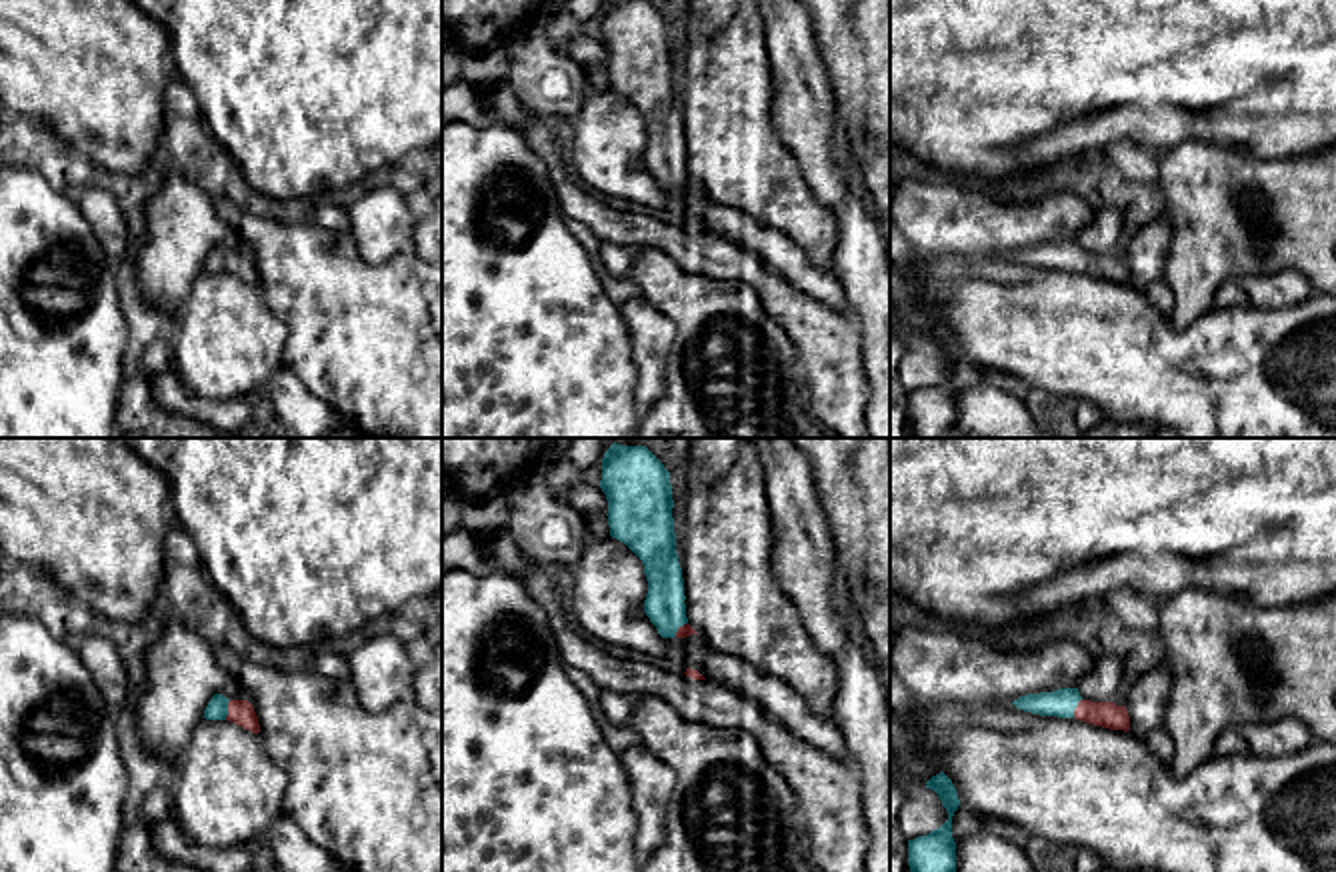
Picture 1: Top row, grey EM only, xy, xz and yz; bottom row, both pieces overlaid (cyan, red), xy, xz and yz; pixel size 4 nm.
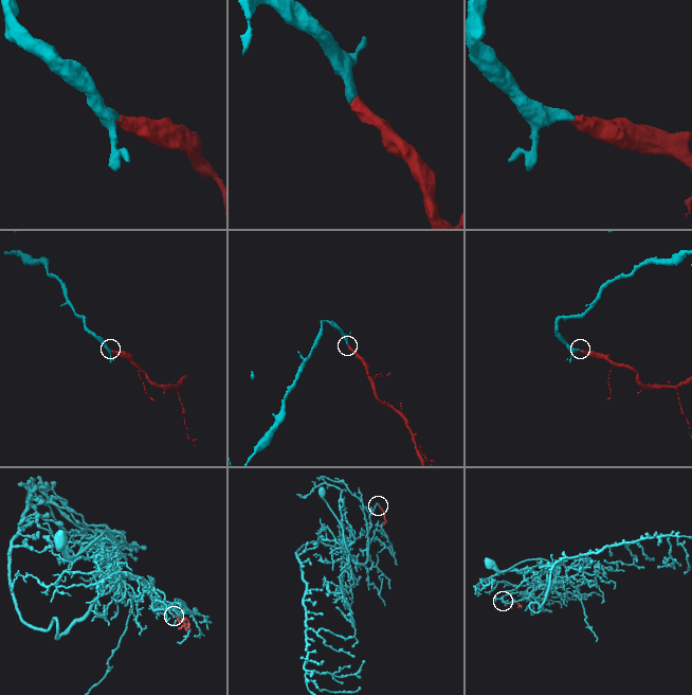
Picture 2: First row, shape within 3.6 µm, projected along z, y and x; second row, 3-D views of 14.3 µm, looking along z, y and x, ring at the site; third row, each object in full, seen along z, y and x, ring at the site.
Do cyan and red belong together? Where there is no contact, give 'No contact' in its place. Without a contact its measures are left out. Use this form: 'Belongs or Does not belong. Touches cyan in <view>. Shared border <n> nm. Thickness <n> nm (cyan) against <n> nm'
Belongs. Touches cyan in xy. Shared border 80 nm. Thickness 90 nm (cyan) against 100 nm

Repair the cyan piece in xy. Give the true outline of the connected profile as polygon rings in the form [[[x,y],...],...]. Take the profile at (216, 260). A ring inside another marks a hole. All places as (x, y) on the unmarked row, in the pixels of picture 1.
[[[214,246],[204,262],[206,272],[230,272],[254,286],[260,284],[258,268],[248,252],[228,252],[222,246]]]

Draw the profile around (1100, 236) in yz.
[[[1102,208],[1094,212],[1092,222],[1078,234],[1082,252],[1112,254],[1122,234],[1122,216],[1116,208]]]

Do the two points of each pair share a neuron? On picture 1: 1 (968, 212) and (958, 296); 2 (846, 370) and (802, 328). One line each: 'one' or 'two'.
1: two
2: one

